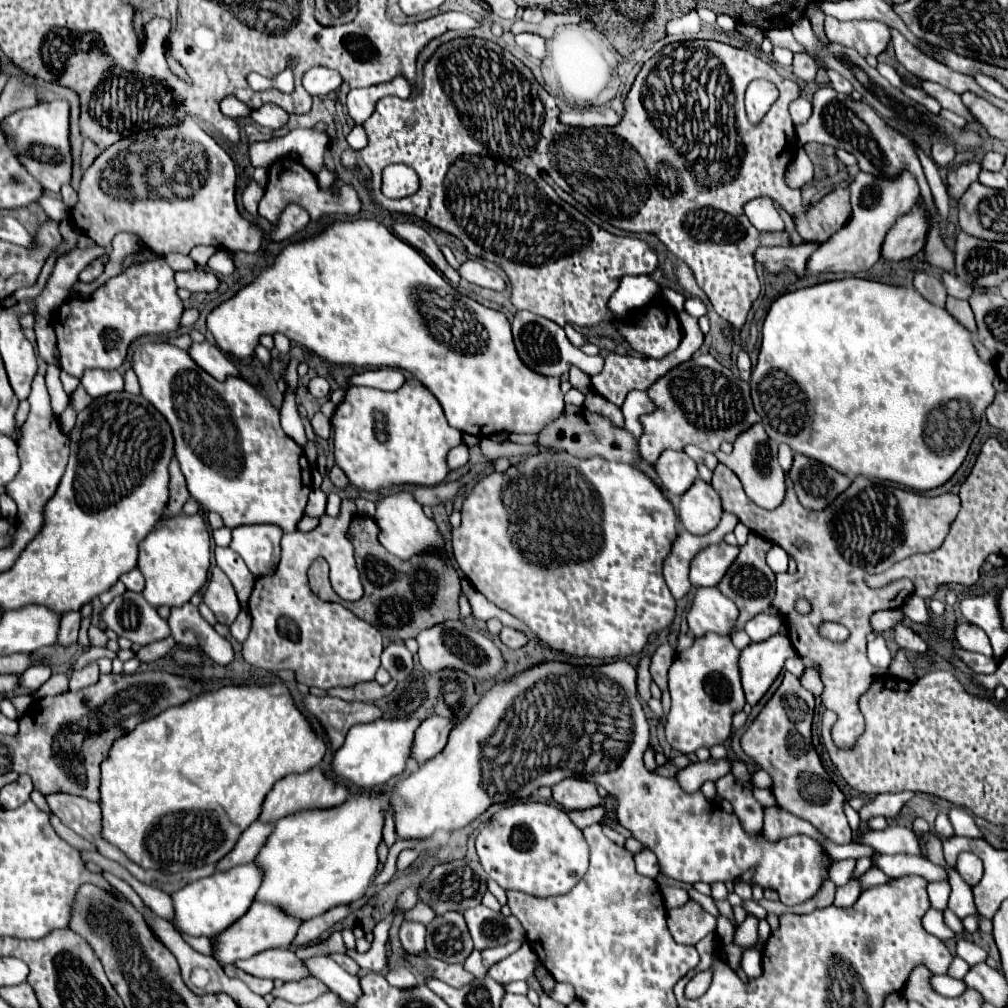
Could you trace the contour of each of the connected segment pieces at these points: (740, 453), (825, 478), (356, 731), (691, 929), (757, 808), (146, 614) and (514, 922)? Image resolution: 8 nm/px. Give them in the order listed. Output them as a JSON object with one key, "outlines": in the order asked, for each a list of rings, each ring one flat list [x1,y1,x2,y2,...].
{"outlines":[[[756,423,750,429,746,429,744,437,738,437,738,447,730,455,726,455,722,451,714,451,714,455,720,463,730,467,738,475,738,479,744,485,746,495,756,505,760,505,764,509,774,509,782,503,784,493,786,493,786,485,784,485,784,471,778,465,778,445,774,441,770,441,762,423]],[[798,453,794,455,790,477,794,481,798,501,806,509,824,509,852,483,848,475,836,473,836,469]],[[378,719,366,725,354,725,346,735,344,745,334,753,332,769,336,777,360,789,376,789,386,785,392,777,400,775,406,769,414,731,418,725,420,725,418,719,410,719,410,721]],[[688,901,684,907,668,911,668,929,676,943,696,945,700,939,716,929,716,919,698,903]],[[724,775,716,781,718,793,734,805,734,813,740,819,744,831,752,837,762,833,762,805,752,797,752,791,740,787,732,775]],[[126,591,104,607,100,619,108,629,118,633,118,637,126,637,140,645,148,645,170,635,168,623,158,617,156,609,150,607,140,593,132,591]],[[486,905,466,909,464,919,474,939,474,949,478,951,506,945,508,941,526,941,526,931,514,915,506,917,500,911,488,909]]]}

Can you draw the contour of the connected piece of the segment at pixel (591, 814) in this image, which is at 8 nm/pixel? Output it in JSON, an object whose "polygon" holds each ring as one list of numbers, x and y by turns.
{"polygon":[[606,803,596,805,594,809,570,811,568,815,570,815,570,819,572,819,580,829,584,829,584,827,588,827,588,825,594,825,594,823,600,823,600,821,602,821,602,817,606,815]]}

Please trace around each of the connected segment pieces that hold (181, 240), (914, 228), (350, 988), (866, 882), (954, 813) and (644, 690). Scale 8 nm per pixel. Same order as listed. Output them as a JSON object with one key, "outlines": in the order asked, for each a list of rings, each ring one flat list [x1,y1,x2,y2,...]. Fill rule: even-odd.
{"outlines":[[[188,119,168,129,154,129,154,137,152,131,148,131,132,139,120,139,112,147,108,147,106,153,100,153,96,161,88,167,86,175,80,181,78,203,70,209,70,219,76,221,80,233,92,237,102,247,108,247,116,233,134,233,136,237,140,237,146,249,152,249,152,253,160,257,174,251,188,255,190,249,196,245,214,245,220,249,252,253,258,251,260,241,266,233,242,219,236,207,236,169,230,155,210,135,206,135,198,125,192,125,192,121],[120,165,126,165,128,171,120,171]],[[920,201,914,205,914,209,906,215,902,215,894,227,888,231,884,243,882,243,882,259,886,261,902,261,918,251,922,251,924,241,928,233,926,215,922,211]],[[312,957,306,961,306,967,314,977,322,979,330,987,330,991,340,995,348,1003,354,1003,358,1001,358,997,362,997,362,987,358,985,360,977,346,973,330,957]],[[872,867,862,875,862,889,868,889,870,885,878,885,878,883,890,883,890,881,894,879,886,877,886,873,882,873,878,867]],[[956,806,951,808,949,818,954,827,955,835,970,838,984,837,972,815,966,809]],[[644,657,637,666,637,690,643,703,648,703,651,699,650,681,652,681,650,671,650,657]]]}

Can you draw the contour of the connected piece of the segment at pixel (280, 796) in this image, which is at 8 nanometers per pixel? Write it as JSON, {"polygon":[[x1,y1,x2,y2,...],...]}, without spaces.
{"polygon":[[320,767,310,769,308,773,302,775,290,775,280,779,274,789,266,795,264,803,262,803,262,811,258,815,258,821,266,821,266,823,276,823,280,817,288,817,294,815,302,809,332,809,342,805,348,799,348,789,344,785,336,785,334,781,326,779]]}

